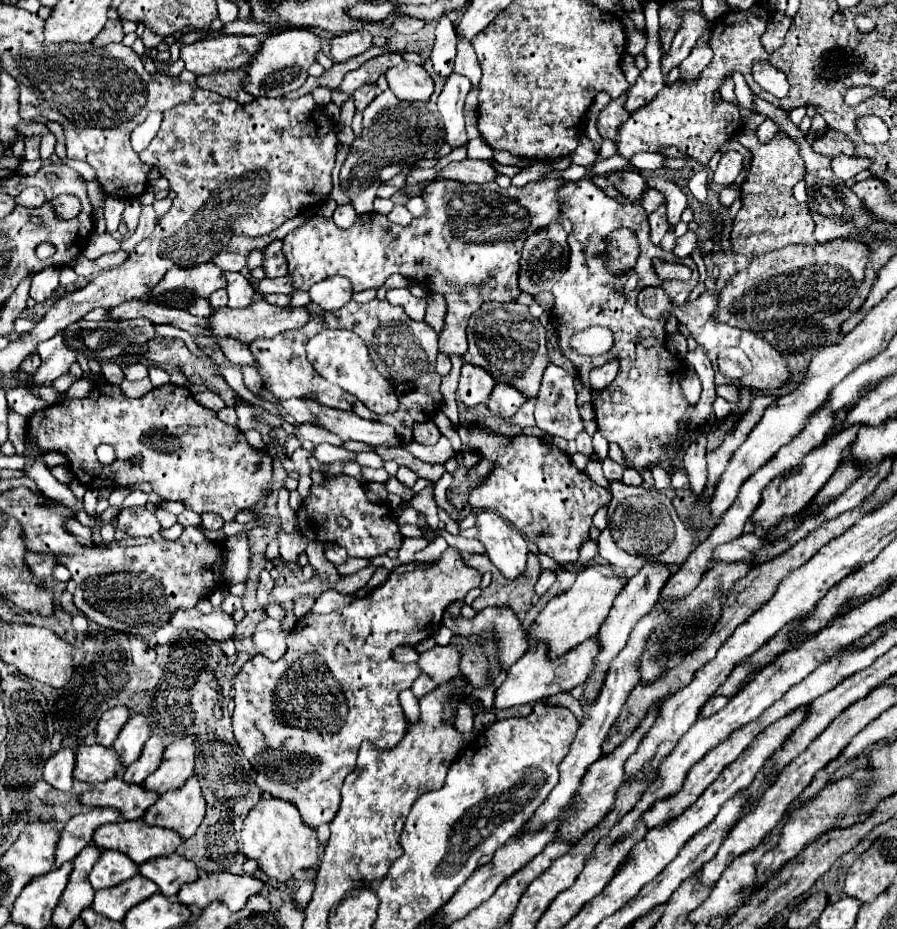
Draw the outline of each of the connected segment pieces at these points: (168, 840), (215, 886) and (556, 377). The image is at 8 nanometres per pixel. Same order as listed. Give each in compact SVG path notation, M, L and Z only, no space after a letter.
M121 820L99 826L91 844L103 850L121 850L135 864L143 864L151 858L177 852L183 844L183 838L179 838L179 834L169 828L149 826L141 820Z
M213 872L205 874L199 880L191 884L183 884L183 888L177 894L177 900L187 906L197 906L197 908L207 908L211 902L219 900L227 904L231 912L241 910L249 896L261 892L263 882L253 878L253 876L237 876L229 872Z
M549 364L535 402L535 422L553 436L573 440L583 422L575 404L573 378L559 366Z

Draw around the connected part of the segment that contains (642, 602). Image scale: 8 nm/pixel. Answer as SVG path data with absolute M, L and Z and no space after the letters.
M649 562L645 564L633 578L627 580L623 592L617 594L613 608L607 616L607 620L603 622L601 630L599 630L599 638L603 644L603 652L599 654L599 668L595 668L595 672L591 674L591 680L587 680L585 684L585 700L595 700L595 692L599 692L599 680L603 680L603 672L607 672L607 664L611 664L611 660L619 654L619 648L623 648L623 644L627 644L627 636L631 634L631 630L635 628L635 624L647 614L651 612L651 608L655 606L655 600L663 588L663 584L669 580L671 576L671 564L665 562Z

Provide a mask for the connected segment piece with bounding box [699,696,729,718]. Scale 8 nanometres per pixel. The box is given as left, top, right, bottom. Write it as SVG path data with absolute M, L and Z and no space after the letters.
M713 696L713 698L703 706L703 712L699 712L699 716L701 716L701 718L709 718L709 716L717 714L717 712L727 704L727 700L729 700L729 698L725 698L725 696Z

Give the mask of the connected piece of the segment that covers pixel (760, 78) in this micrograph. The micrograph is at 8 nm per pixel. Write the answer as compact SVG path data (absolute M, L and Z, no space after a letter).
M759 62L753 66L753 78L763 90L767 90L769 94L773 94L777 98L783 98L789 92L789 84L787 84L785 74L768 62Z

